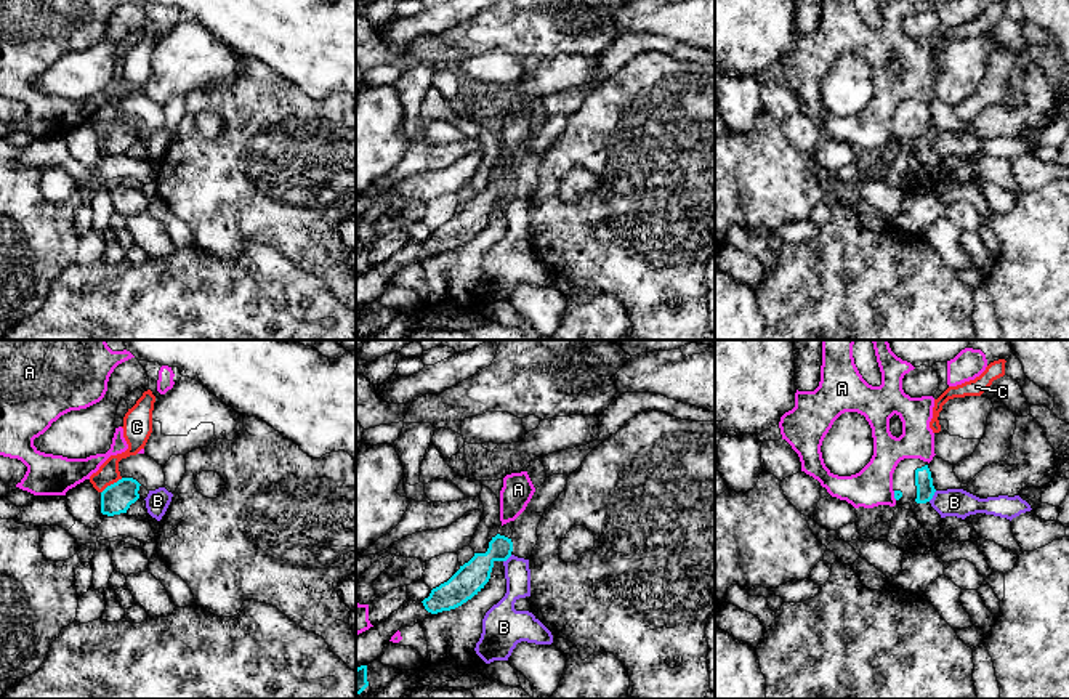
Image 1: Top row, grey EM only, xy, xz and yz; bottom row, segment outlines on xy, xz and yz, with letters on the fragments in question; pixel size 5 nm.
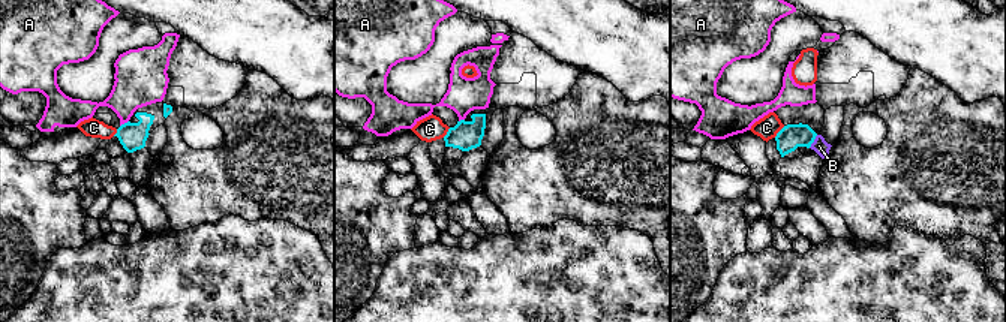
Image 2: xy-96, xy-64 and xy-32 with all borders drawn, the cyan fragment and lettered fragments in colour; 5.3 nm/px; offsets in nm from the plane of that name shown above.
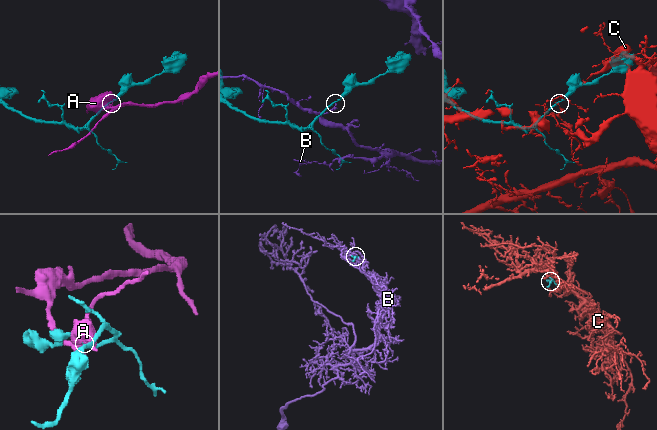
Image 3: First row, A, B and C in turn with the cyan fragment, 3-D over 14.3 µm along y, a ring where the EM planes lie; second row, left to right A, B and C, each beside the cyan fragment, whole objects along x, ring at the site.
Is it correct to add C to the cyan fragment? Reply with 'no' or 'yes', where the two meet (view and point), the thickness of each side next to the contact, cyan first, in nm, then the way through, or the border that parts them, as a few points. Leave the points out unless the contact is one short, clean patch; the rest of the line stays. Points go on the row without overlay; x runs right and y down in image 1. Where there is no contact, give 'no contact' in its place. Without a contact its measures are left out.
no; contact xy (111, 125); calibres 150 and 110 nm; border xy (122, 119), (111, 124), (101, 133)

